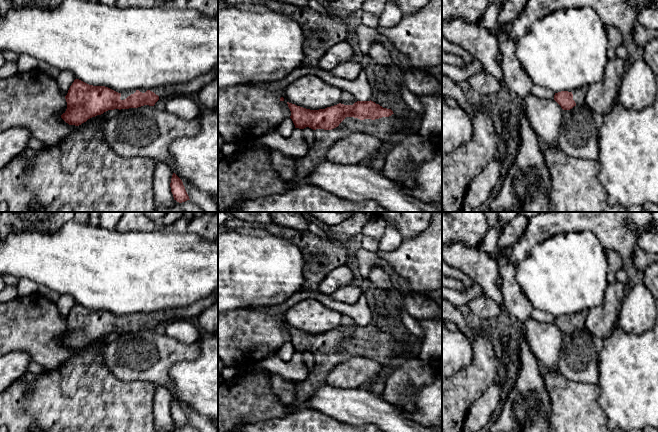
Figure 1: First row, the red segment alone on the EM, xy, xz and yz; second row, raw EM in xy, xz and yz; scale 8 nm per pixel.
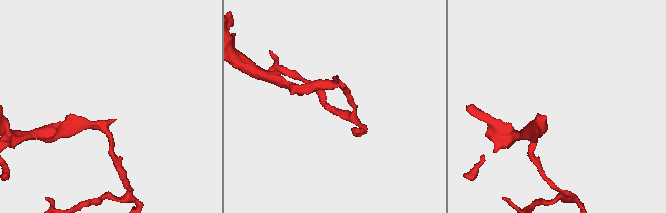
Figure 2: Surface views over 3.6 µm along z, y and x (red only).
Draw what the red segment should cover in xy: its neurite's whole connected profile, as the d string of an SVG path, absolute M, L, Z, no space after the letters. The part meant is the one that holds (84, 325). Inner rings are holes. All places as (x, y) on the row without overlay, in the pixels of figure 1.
M218 292L187 307L167 309L152 314L118 317L105 310L89 309L75 303L67 319L67 333L61 342L69 349L79 350L88 343L108 334L154 330L161 321L187 320L198 317L202 311L216 303Z

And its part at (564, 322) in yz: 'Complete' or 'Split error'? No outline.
Split error

